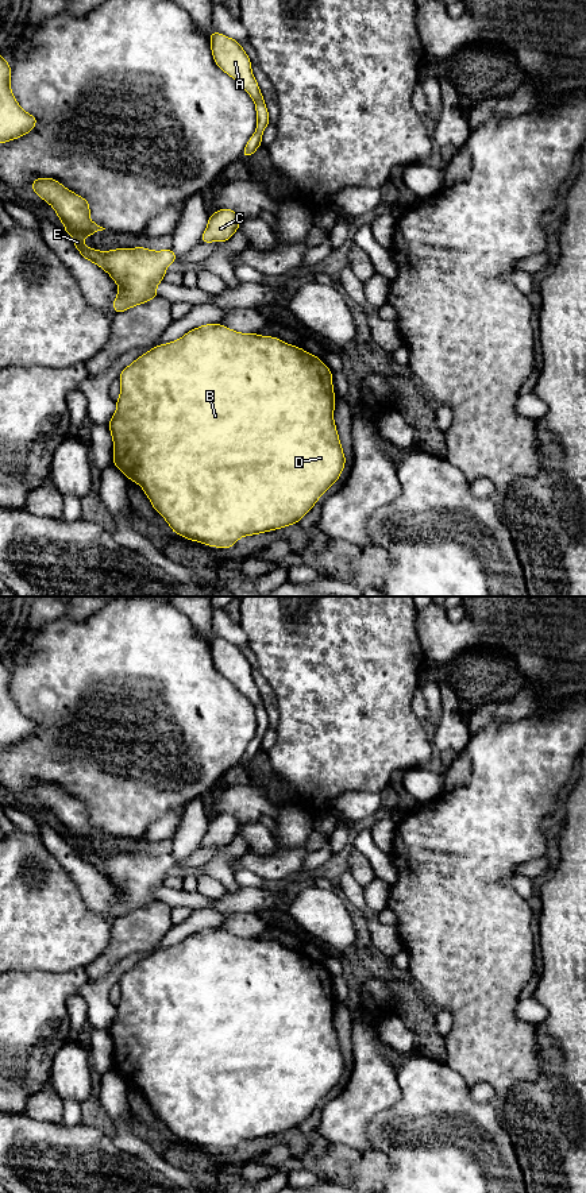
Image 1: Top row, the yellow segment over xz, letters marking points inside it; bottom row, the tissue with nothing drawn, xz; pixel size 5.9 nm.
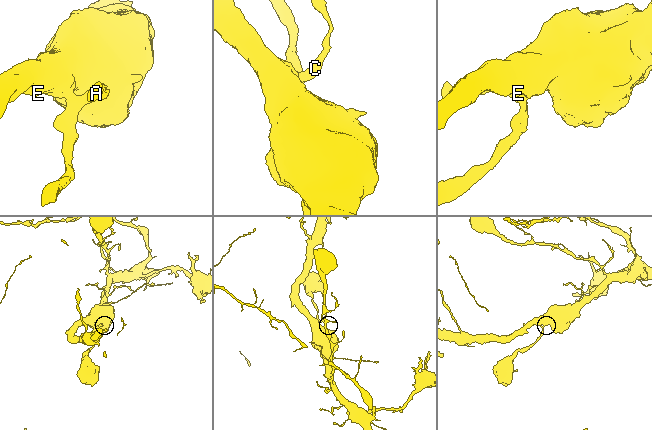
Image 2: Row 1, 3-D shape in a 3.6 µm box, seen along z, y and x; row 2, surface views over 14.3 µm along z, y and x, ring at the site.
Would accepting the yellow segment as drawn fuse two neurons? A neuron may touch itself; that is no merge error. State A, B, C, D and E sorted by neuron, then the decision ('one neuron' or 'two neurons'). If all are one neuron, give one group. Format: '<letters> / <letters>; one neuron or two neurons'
A B C D E; one neuron

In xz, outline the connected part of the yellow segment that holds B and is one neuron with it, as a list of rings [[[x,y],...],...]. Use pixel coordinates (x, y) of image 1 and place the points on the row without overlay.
[[[205,928],[189,935],[181,943],[161,949],[143,958],[119,981],[120,1001],[116,1016],[108,1027],[113,1043],[112,1067],[127,1084],[136,1086],[153,1112],[166,1124],[171,1135],[188,1144],[227,1154],[240,1142],[265,1138],[297,1128],[317,1104],[339,1084],[346,1062],[334,1026],[335,999],[332,977],[317,961],[277,942],[235,937],[221,928]]]

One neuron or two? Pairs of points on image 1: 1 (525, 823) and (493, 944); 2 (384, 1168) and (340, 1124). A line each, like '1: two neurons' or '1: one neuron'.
1: one neuron
2: two neurons

